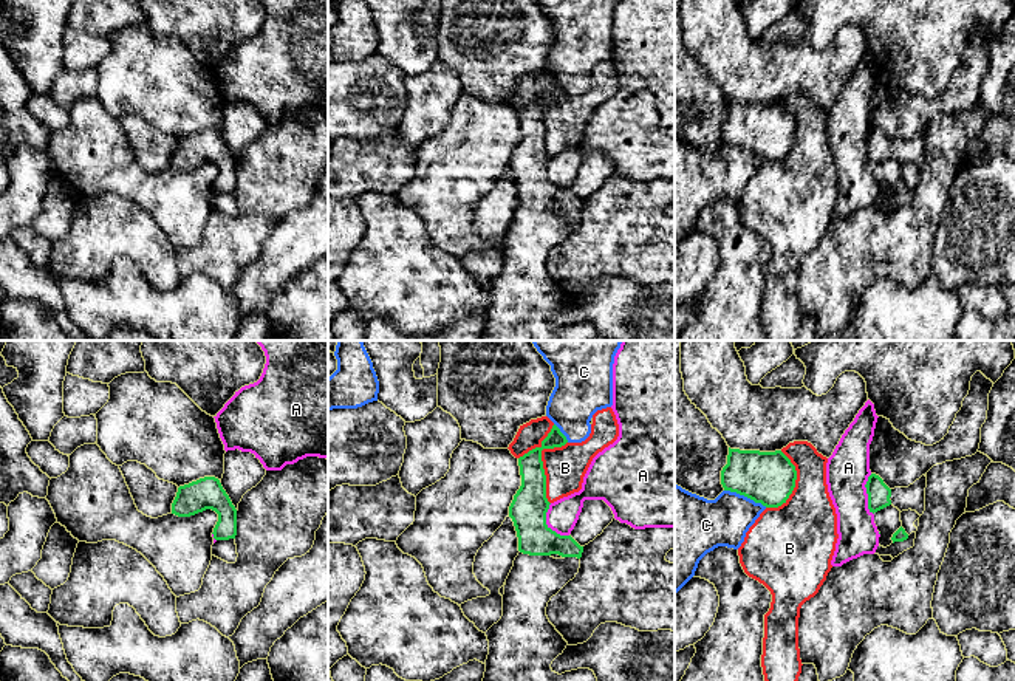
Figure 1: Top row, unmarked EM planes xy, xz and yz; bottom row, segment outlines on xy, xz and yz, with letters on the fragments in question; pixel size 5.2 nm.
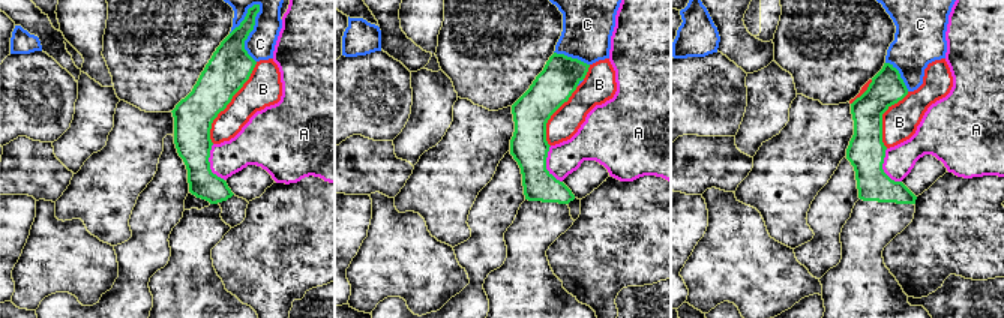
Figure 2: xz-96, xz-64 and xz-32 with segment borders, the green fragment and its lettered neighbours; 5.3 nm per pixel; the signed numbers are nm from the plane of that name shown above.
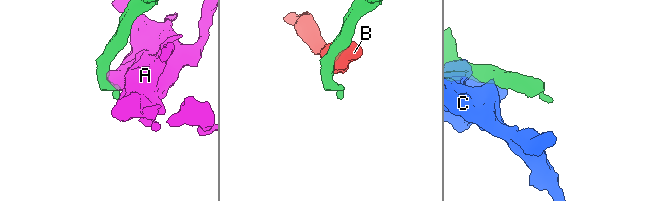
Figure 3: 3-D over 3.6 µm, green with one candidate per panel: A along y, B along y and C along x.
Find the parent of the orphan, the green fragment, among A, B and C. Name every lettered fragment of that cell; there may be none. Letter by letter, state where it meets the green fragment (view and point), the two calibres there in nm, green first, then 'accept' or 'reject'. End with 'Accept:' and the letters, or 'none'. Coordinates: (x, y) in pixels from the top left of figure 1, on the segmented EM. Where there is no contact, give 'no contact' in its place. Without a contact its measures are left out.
A: contact xz (546, 525); calibres 190 and 160 nm; reject
B: contact xz (542, 465); calibres 190 and 220 nm; reject
C: contact yz (746, 496); calibres 280 and 260 nm; reject
Accept: none

